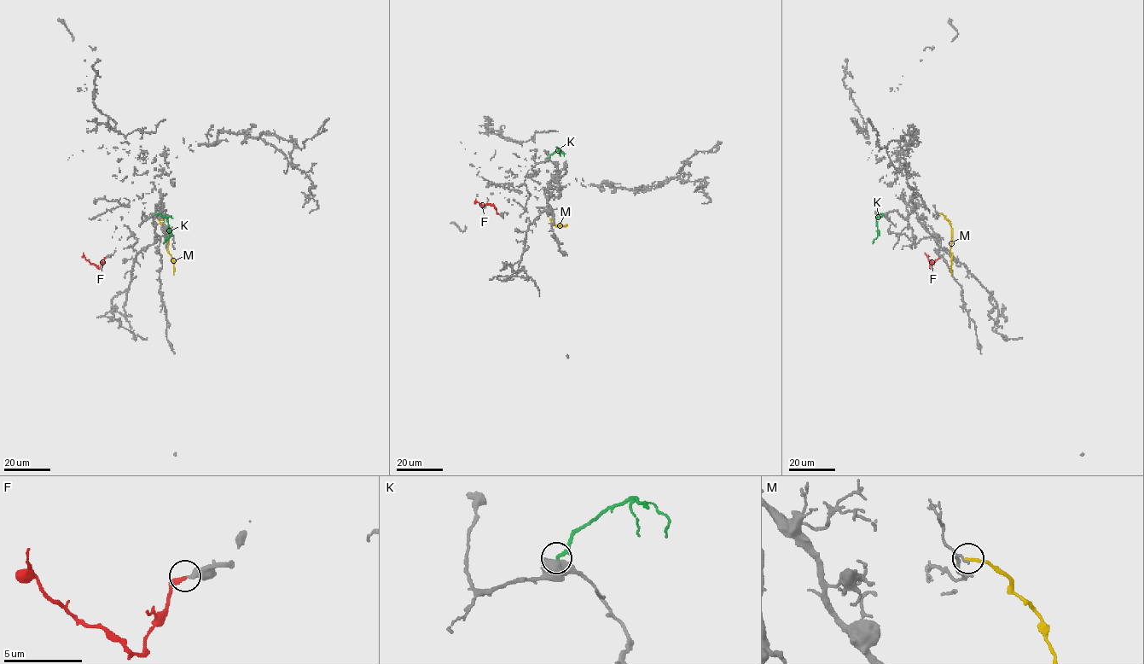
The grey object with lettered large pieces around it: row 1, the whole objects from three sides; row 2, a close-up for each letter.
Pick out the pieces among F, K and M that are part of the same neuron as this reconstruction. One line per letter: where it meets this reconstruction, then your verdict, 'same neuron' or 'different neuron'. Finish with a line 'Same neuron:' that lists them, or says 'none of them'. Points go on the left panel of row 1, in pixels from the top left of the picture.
F: contact (107, 256); same neuron
K: contact (155, 213); different neuron
M: contact (160, 213); different neuron
Same neuron: F

